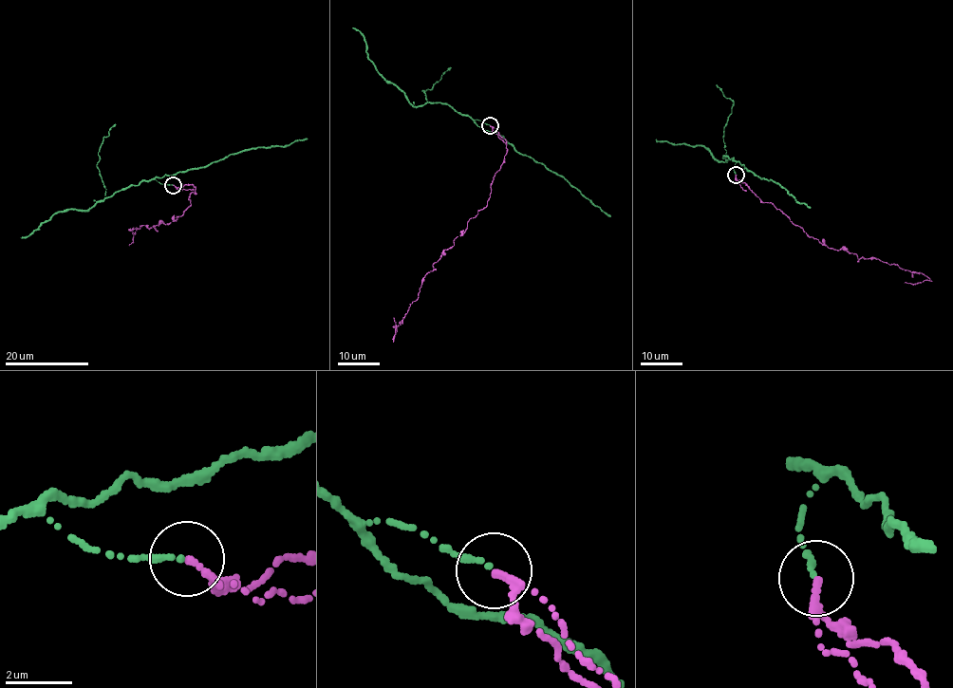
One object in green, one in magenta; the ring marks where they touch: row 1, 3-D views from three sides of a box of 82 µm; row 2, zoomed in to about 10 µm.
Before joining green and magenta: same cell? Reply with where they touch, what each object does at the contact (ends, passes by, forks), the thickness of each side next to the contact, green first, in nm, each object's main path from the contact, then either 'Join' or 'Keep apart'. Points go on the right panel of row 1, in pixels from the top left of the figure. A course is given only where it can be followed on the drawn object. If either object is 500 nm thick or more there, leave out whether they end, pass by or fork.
Place: (736, 175). At the ring green ends. At the ring magenta ends. Thickness 190 nm (green) against 240 nm. Course of green: (736, 175), (734, 158), (726, 156), (722, 157), (726, 161), (715, 159), (709, 149), (700, 145), (656, 139). Course of magenta: (736, 175), (762, 201), (774, 204), (829, 248), (842, 248), (860, 258), (897, 265), (929, 278), (904, 282). Join

